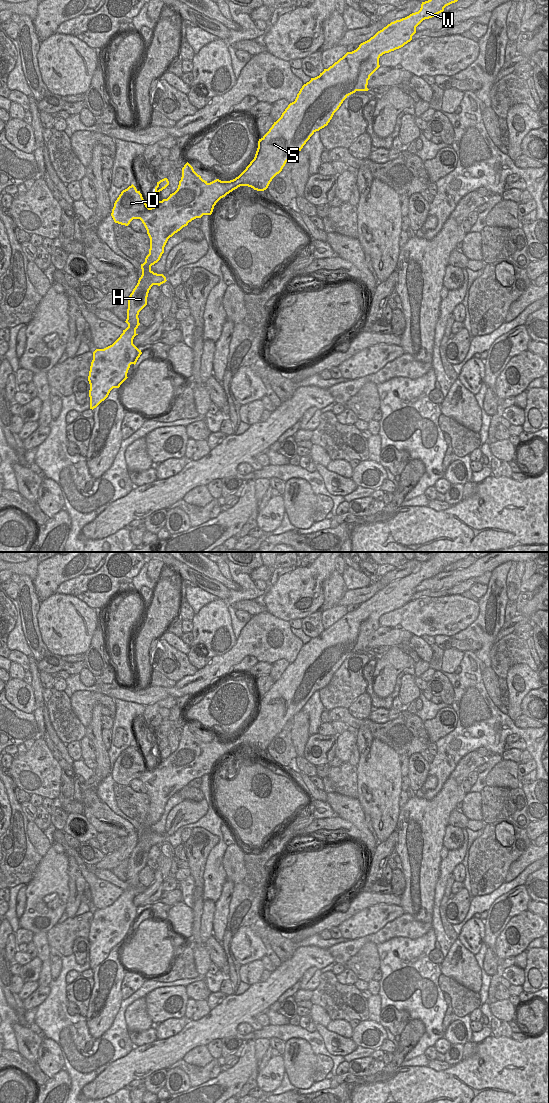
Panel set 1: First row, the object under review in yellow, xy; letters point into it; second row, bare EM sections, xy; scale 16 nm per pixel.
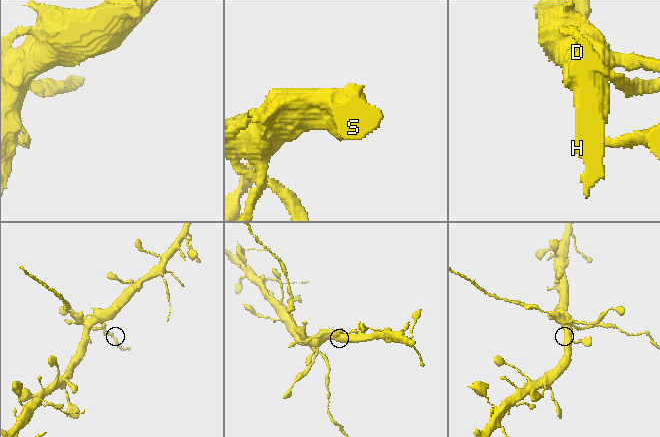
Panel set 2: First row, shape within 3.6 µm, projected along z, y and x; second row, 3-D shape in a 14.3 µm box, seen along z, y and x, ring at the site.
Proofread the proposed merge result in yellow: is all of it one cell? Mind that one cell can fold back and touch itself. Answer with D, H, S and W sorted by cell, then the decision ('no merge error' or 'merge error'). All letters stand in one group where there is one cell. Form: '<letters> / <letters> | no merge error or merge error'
D / H S W | merge error

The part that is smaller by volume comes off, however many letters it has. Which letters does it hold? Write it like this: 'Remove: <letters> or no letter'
Remove: D

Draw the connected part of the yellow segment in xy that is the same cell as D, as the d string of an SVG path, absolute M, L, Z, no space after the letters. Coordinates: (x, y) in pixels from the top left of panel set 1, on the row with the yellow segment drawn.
M132 184L115 201L111 216L115 223L128 226L133 219L139 219L147 212L148 208L142 194Z

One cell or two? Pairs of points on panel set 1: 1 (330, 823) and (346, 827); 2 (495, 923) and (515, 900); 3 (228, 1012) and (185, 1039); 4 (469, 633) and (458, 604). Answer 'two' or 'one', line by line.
1: one
2: one
3: one
4: two

